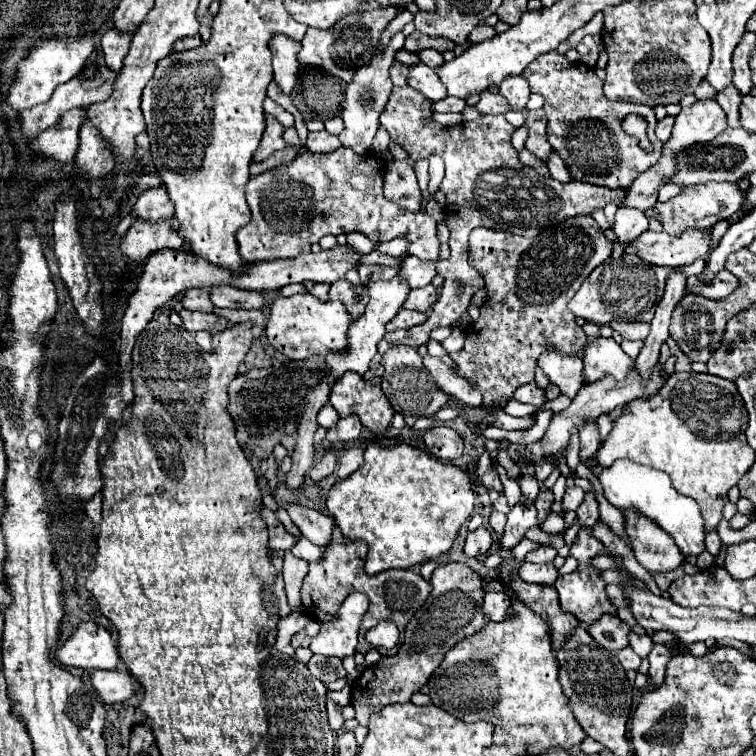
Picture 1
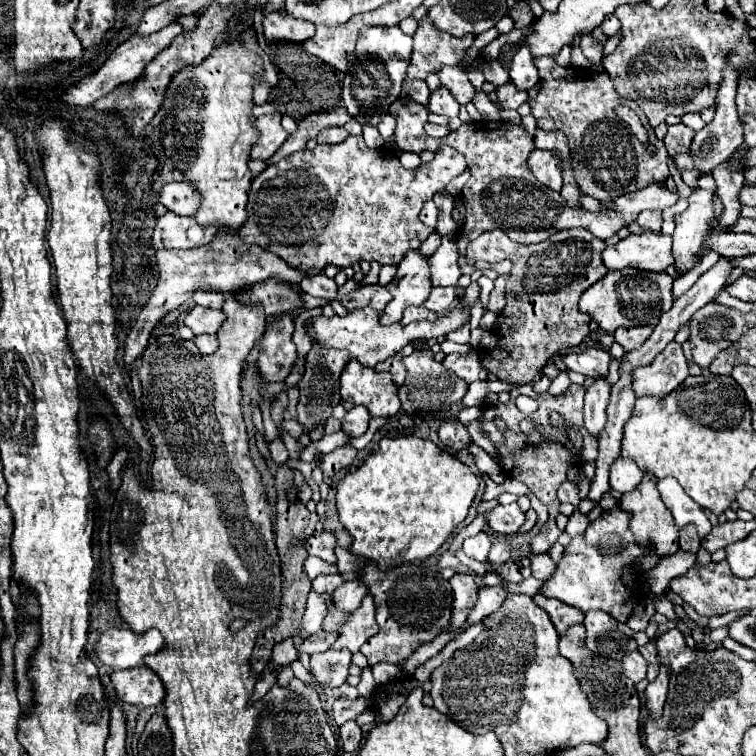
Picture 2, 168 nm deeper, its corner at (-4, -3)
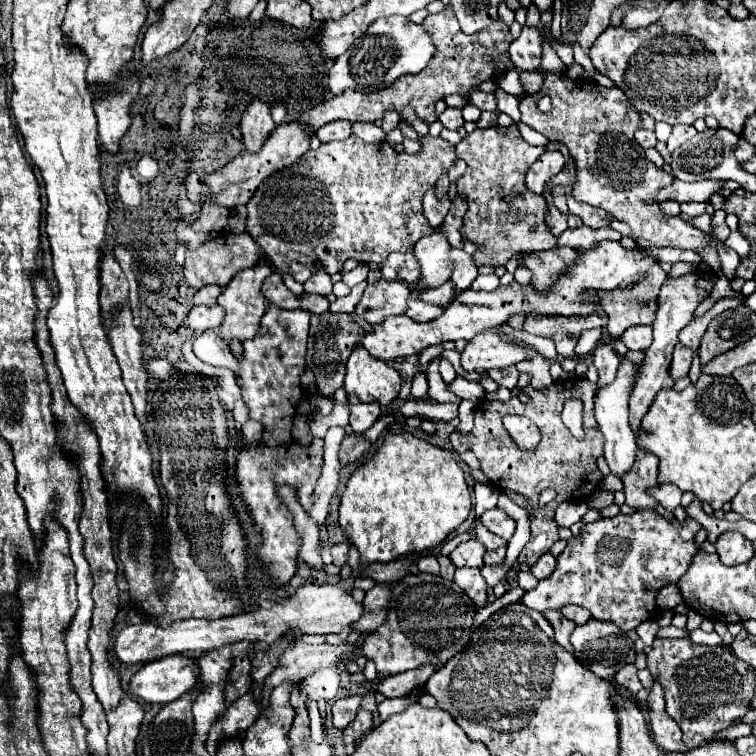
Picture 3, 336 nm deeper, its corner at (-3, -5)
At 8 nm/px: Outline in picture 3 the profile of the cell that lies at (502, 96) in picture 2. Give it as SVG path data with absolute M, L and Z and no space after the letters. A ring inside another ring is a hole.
M522 70L520 72L520 82L522 82L522 86L526 88L528 94L536 94L544 84L544 72L540 72L540 70Z

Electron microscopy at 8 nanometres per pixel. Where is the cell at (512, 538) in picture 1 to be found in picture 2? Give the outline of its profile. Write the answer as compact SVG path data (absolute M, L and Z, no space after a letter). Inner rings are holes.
M513 502L509 506L495 506L489 514L487 514L487 522L489 528L497 534L515 534L519 532L519 528L525 522L525 514L521 512L521 508Z

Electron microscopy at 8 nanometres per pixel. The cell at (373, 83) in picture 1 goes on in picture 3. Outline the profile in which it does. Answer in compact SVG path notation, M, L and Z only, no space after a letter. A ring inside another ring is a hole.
M380 18L368 26L360 40L334 60L328 72L330 92L342 94L344 88L386 88L402 74L420 72L434 56L434 50L436 46L430 34L410 18Z

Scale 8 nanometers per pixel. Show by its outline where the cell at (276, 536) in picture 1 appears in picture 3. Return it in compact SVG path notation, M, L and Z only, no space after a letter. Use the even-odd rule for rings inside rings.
M342 542L342 544L336 544L332 548L332 556L334 556L334 564L336 566L344 566L348 562L348 550L350 550L350 544L348 542Z

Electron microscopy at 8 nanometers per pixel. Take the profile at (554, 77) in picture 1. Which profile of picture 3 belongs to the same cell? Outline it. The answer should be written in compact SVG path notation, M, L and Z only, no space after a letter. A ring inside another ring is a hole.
M546 72L542 90L522 100L520 112L526 126L570 150L570 156L576 162L576 184L572 196L578 202L598 206L610 212L616 220L628 224L638 246L670 246L684 250L702 250L704 246L716 248L712 234L686 224L678 216L662 214L656 194L670 186L674 178L646 160L644 150L636 144L634 132L640 128L640 118L620 88L604 88L596 82L570 80L564 78L564 74L556 76ZM542 96L550 96L552 100L552 110L548 114L538 110L538 100Z

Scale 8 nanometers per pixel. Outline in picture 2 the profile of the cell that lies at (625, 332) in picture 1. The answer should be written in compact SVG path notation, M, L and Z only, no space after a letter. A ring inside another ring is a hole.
M635 326L635 328L617 328L615 330L615 340L627 350L631 352L633 348L639 348L653 332L653 326Z

